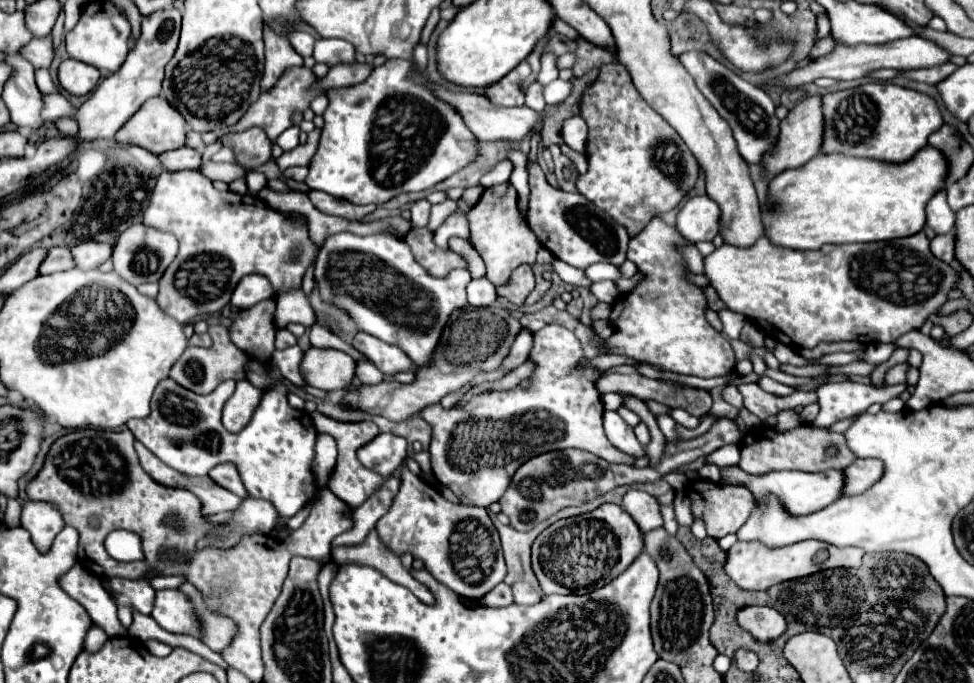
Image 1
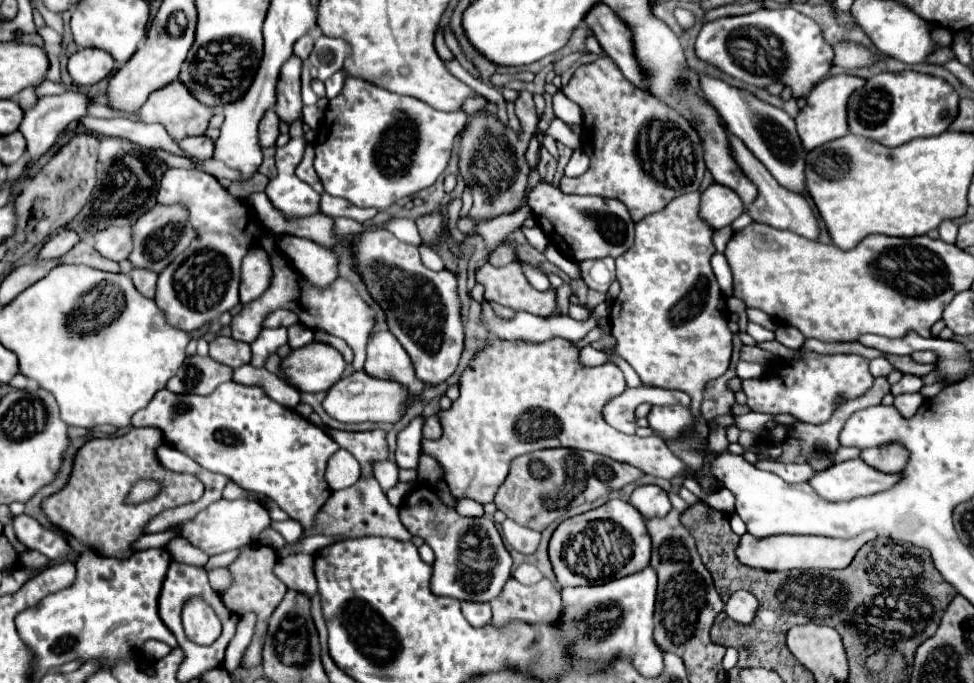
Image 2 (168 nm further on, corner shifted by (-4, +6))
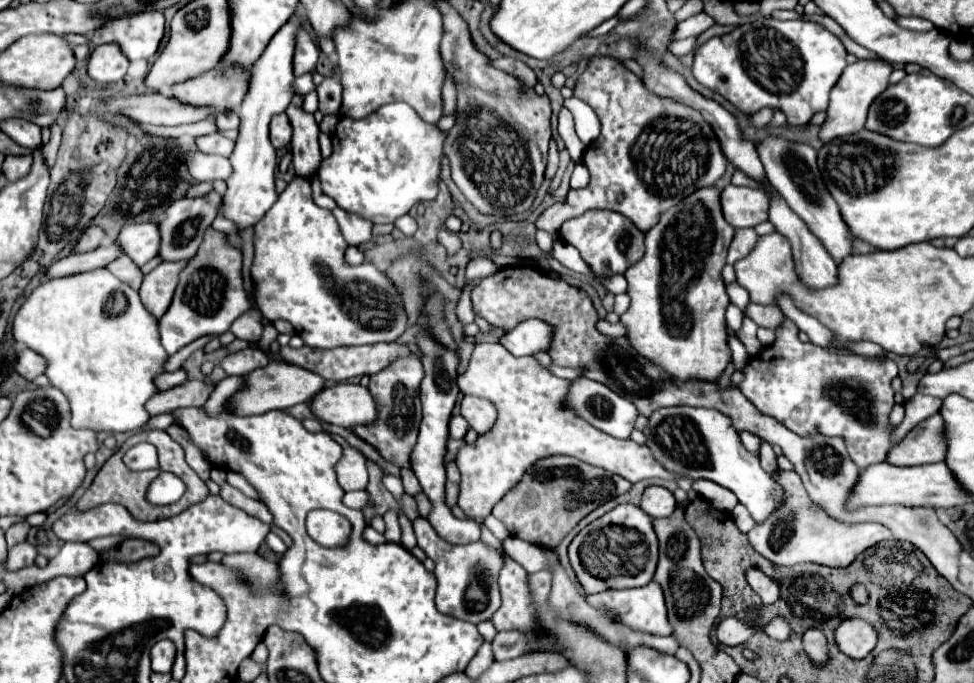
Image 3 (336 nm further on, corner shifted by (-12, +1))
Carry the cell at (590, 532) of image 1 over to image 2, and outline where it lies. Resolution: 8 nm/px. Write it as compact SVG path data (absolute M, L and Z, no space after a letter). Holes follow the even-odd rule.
M613 498L603 506L585 514L567 518L553 532L549 542L549 558L557 574L557 582L565 586L595 586L605 584L649 566L651 538L645 528L645 518L635 506Z

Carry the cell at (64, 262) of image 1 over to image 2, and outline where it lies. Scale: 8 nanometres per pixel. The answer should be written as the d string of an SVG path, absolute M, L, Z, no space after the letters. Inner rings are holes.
M79 242L71 252L67 252L63 258L63 264L85 264L97 270L107 270L107 272L121 272L119 264L113 260L107 260L103 256L99 256L99 252L95 252L93 246Z

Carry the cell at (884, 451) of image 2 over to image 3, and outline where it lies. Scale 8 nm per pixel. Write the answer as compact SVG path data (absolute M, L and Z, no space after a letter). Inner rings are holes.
M939 413L921 421L915 429L907 433L907 437L901 443L897 443L889 451L887 463L897 467L913 467L943 461L947 449L941 437L941 429L943 419Z

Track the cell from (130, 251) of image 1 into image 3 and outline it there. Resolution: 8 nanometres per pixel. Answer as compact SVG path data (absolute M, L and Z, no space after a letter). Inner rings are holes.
M213 191L207 197L195 197L195 199L179 199L173 201L167 211L165 217L159 221L159 235L161 235L161 249L159 249L159 257L163 261L183 261L183 259L191 259L201 241L203 241L203 233L205 229L213 223L215 215L217 215L217 207L221 203L221 197ZM183 231L185 231L185 239L183 239Z

